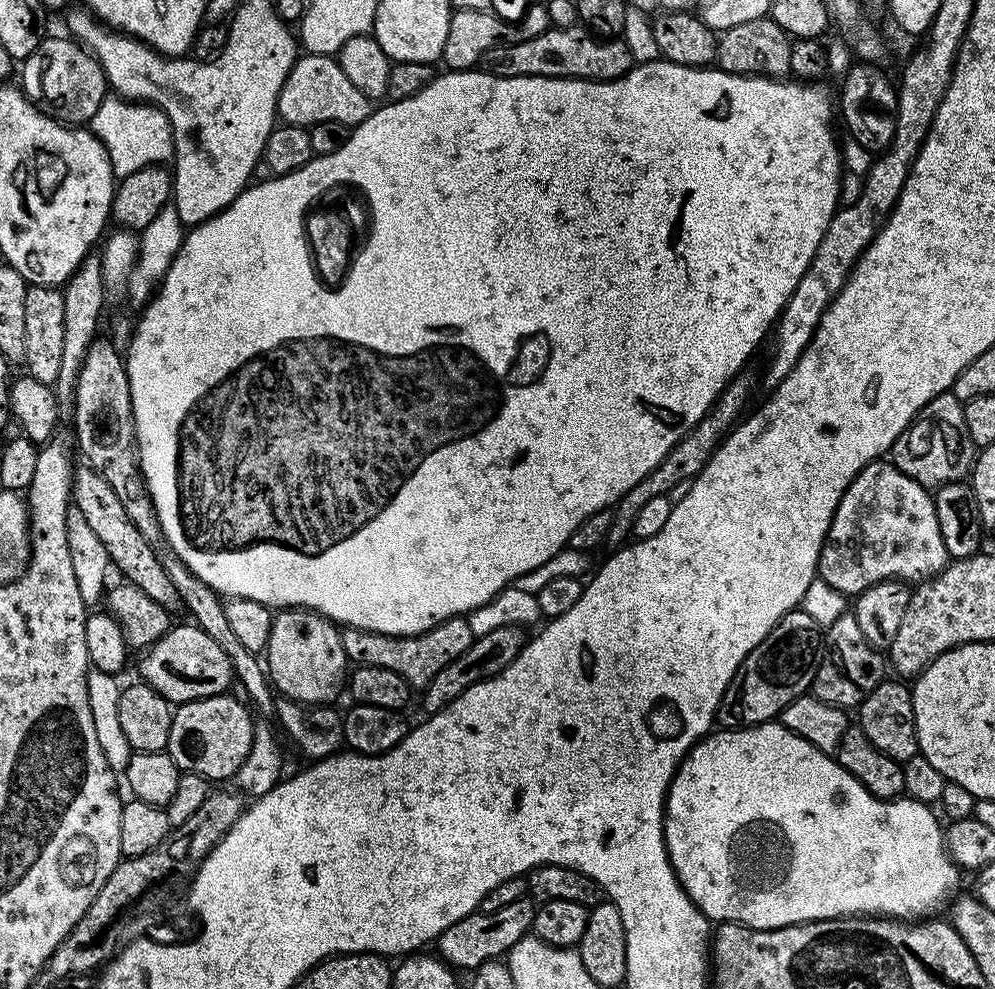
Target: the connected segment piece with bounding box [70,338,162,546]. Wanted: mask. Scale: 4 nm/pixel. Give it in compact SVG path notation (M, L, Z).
M96 338L84 355L78 370L76 401L70 417L76 423L76 444L84 455L83 463L110 482L110 490L118 494L126 518L138 526L142 538L156 546L161 543L160 523L140 472L140 454L136 451L136 427L130 398L128 365L121 349L111 339Z

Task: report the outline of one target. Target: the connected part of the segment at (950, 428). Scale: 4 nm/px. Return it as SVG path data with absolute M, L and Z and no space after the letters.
M949 390L935 396L912 419L908 429L892 443L890 460L898 470L902 470L902 474L914 478L914 482L929 490L935 490L955 480L964 480L972 471L977 451L970 430L966 430L963 403Z

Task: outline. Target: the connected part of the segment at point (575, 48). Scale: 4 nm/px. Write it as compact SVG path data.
M553 26L538 38L486 50L479 67L495 76L571 76L574 80L616 80L634 67L632 52L623 39L597 38L589 29L575 27Z

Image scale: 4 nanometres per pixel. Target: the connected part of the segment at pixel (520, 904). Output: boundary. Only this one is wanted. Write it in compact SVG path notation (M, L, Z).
M525 898L510 902L510 906L502 906L502 910L471 912L466 918L454 922L454 926L446 926L446 930L442 930L438 955L445 964L456 970L475 970L482 966L482 962L501 959L523 936L531 933L536 909L537 905L531 899Z

